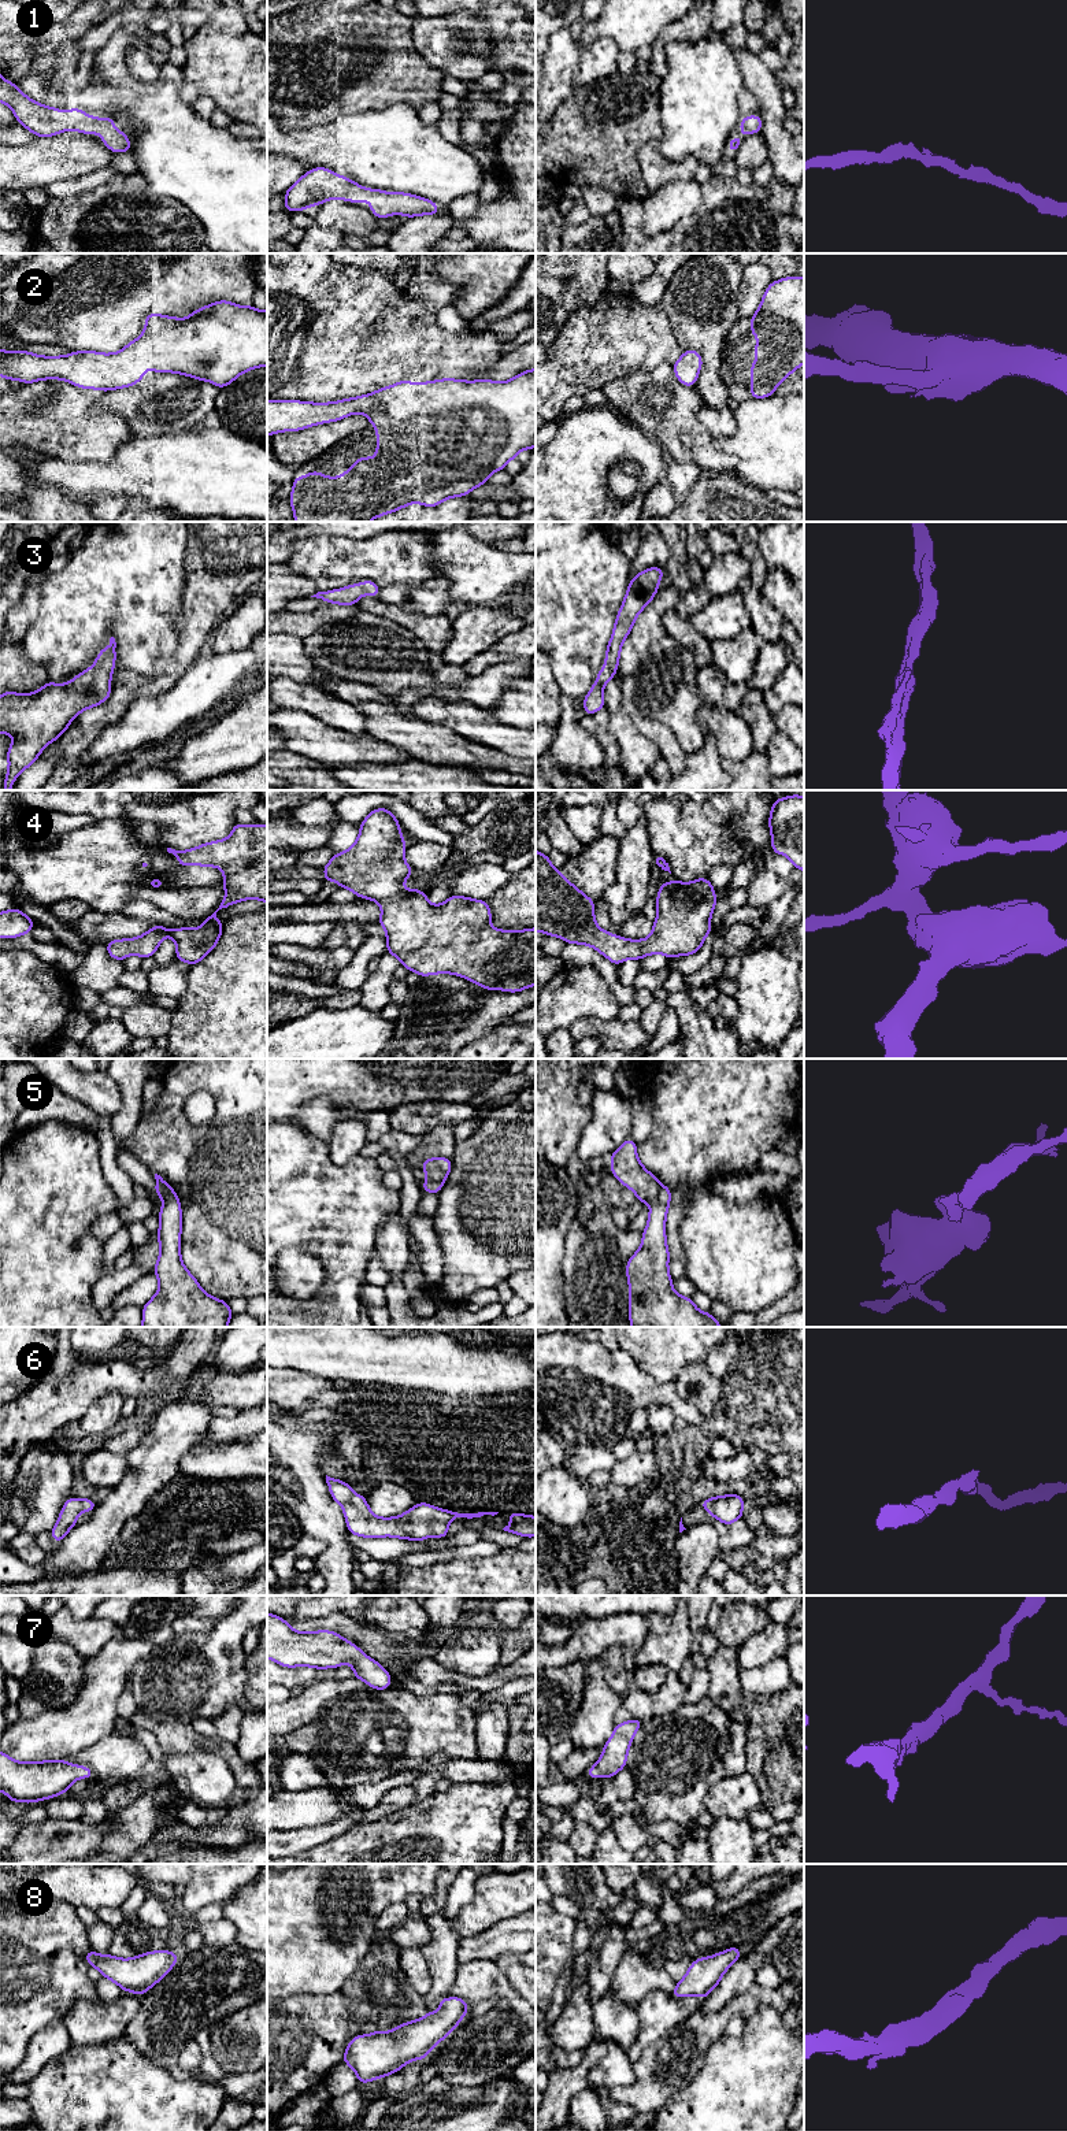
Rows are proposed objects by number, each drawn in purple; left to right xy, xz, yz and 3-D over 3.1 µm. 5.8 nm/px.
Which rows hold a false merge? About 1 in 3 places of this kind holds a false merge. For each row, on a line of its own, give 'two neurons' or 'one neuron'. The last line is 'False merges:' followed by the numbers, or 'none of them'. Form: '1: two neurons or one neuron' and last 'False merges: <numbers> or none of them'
1: one neuron
2: one neuron
3: one neuron
4: one neuron
5: two neurons
6: one neuron
7: one neuron
8: one neuron
False merges: 5

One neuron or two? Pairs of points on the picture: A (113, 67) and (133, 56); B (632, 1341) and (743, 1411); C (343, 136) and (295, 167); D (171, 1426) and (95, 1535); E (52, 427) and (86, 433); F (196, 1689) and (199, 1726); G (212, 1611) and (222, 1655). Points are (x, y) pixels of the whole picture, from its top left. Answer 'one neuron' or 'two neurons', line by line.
A: two neurons
B: two neurons
C: two neurons
D: one neuron
E: one neuron
F: two neurons
G: two neurons

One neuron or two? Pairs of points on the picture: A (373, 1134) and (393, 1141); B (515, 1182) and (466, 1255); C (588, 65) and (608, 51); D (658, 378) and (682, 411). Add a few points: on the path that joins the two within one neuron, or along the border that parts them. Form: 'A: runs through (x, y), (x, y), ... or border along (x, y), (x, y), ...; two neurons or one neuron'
A: border along (391, 1127), (378, 1141); two neurons
B: runs through (511, 1200), (496, 1215), (484, 1237); one neuron
C: runs through (593, 65), (603, 55); one neuron
D: runs through (667, 382), (677, 392), (677, 401); one neuron

